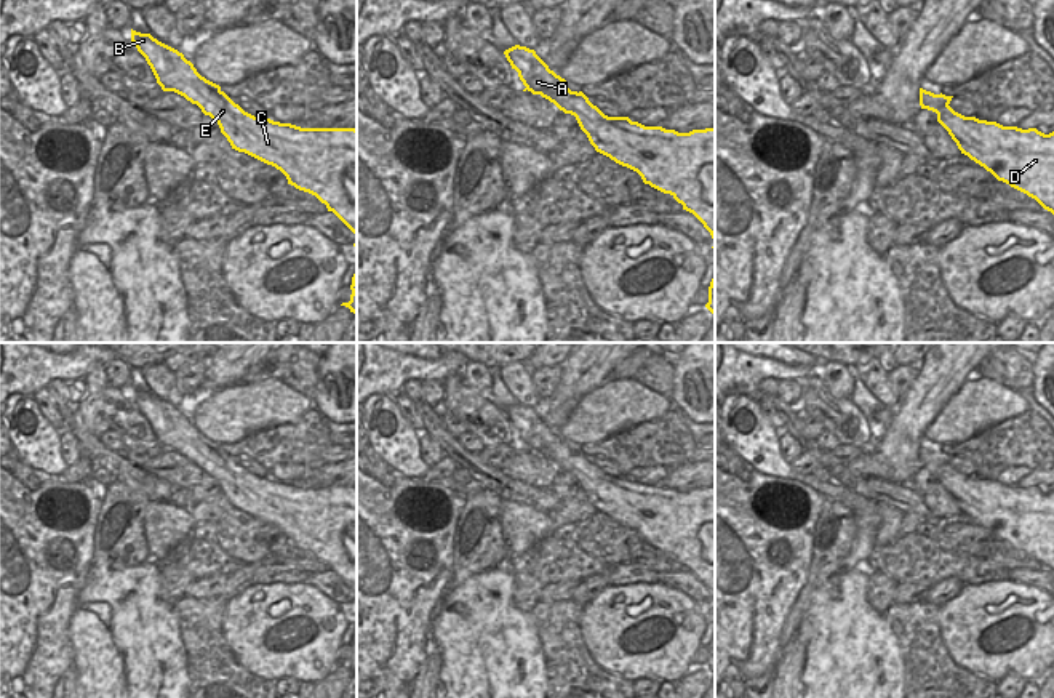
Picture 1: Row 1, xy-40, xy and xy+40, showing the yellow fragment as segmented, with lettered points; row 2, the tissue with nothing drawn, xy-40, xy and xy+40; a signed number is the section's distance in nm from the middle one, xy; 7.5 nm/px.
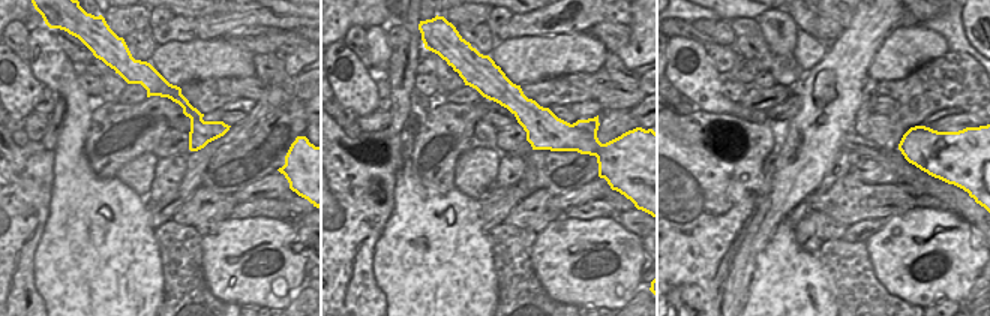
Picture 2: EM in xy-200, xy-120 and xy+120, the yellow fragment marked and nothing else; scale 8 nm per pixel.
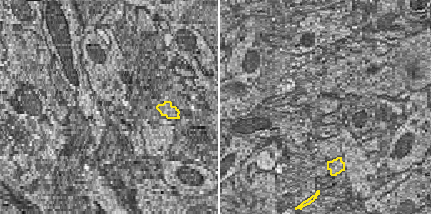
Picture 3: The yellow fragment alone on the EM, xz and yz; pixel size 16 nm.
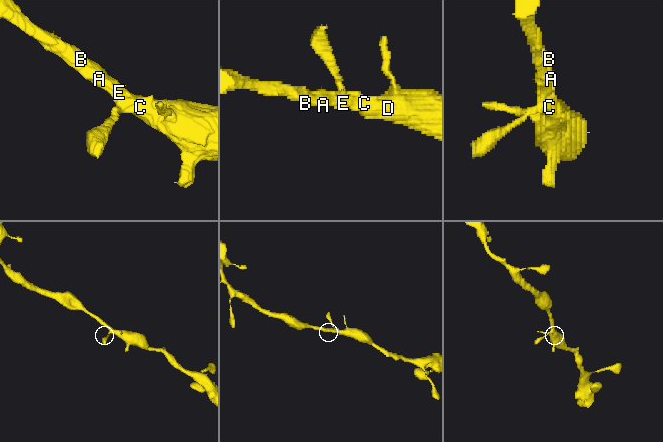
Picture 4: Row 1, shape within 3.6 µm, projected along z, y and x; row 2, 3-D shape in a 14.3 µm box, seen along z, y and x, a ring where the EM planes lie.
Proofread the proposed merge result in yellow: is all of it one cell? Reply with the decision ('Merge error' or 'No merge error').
No merge error.

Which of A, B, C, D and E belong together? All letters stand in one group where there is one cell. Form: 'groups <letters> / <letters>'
groups A B C D E

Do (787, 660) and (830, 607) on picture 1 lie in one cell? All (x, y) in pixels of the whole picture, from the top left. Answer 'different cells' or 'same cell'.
different cells

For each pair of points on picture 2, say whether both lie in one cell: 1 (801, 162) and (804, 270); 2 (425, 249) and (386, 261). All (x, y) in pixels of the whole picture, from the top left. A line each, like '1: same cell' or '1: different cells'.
1: different cells
2: same cell

